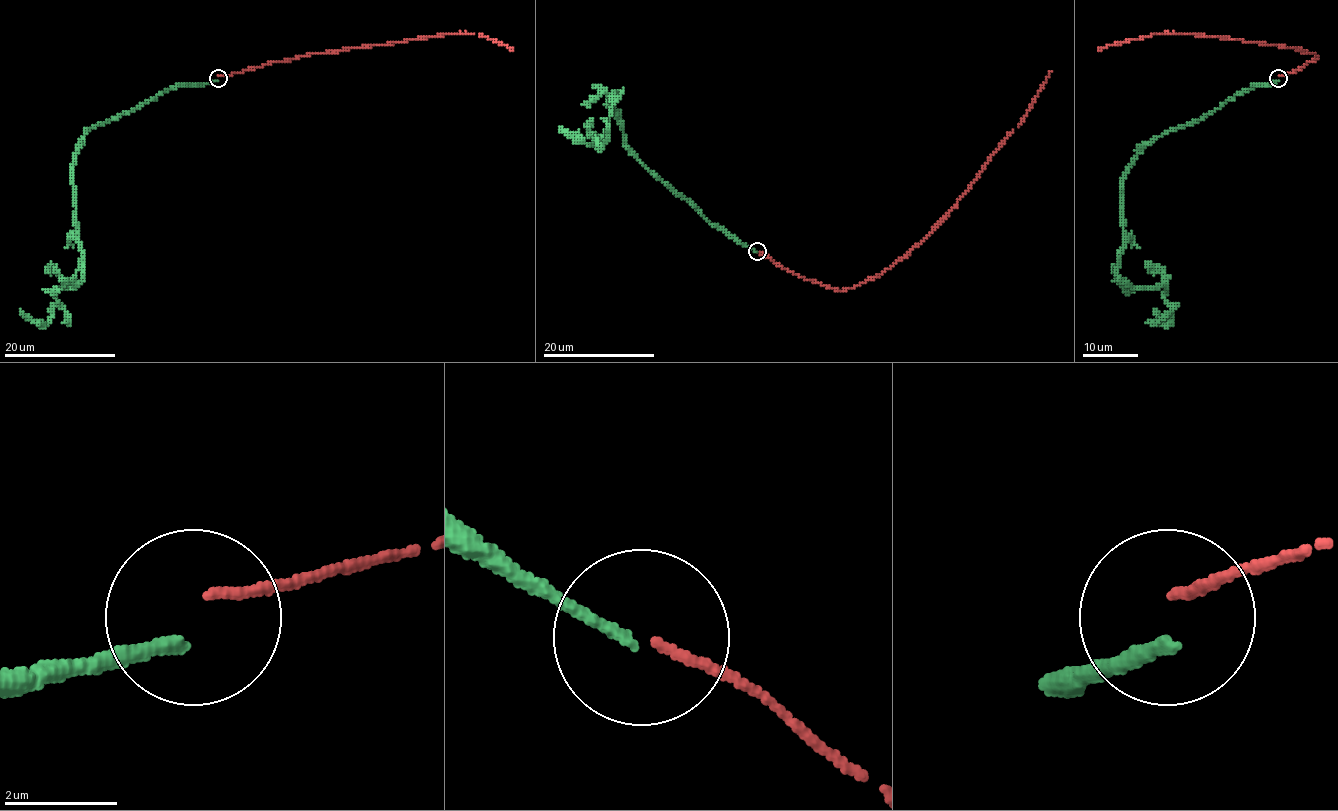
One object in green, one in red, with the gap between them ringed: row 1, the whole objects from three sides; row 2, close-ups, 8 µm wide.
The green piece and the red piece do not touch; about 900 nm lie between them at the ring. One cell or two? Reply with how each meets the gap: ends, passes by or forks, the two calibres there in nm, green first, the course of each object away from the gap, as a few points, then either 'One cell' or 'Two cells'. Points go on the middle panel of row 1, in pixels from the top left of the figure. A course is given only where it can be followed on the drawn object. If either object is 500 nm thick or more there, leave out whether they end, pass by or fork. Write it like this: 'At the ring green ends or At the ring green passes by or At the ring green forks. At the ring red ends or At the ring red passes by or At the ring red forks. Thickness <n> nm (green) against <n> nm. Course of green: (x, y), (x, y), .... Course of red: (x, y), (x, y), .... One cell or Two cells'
At the ring green ends. At the ring red ends. Thickness 220 nm (green) against 160 nm. Course of green: (756, 251), (714, 226), (639, 159), (614, 113), (611, 97), (618, 91), (609, 129), (592, 145), (560, 127). Course of red: (757, 251), (809, 280), (839, 290), (881, 275), (924, 239), (955, 205), (990, 155), (1026, 113), (1051, 72). Two cells

